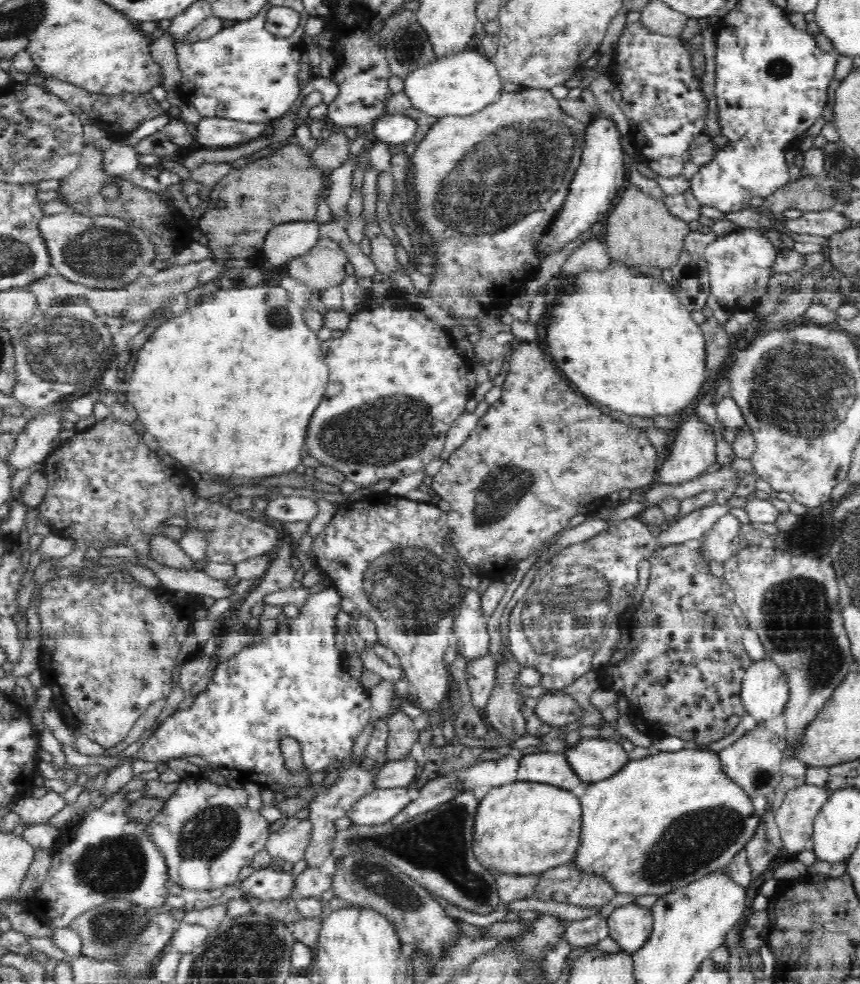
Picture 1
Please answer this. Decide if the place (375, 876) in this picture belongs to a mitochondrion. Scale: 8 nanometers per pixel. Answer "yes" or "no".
yes

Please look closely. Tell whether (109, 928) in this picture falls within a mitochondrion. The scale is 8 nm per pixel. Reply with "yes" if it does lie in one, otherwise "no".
yes

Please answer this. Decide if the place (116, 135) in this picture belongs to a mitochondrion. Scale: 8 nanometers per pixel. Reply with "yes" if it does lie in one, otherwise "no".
no

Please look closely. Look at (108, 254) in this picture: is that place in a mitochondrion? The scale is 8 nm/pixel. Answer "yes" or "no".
yes

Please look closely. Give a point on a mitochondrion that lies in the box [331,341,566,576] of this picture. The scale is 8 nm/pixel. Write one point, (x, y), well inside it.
(500, 491)

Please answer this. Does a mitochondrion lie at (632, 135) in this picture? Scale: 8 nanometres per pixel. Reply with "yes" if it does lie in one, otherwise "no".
no

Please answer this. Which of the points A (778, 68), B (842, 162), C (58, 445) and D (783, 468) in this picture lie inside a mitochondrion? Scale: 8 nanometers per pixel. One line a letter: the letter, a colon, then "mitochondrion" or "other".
A: mitochondrion
B: mitochondrion
C: other
D: other

